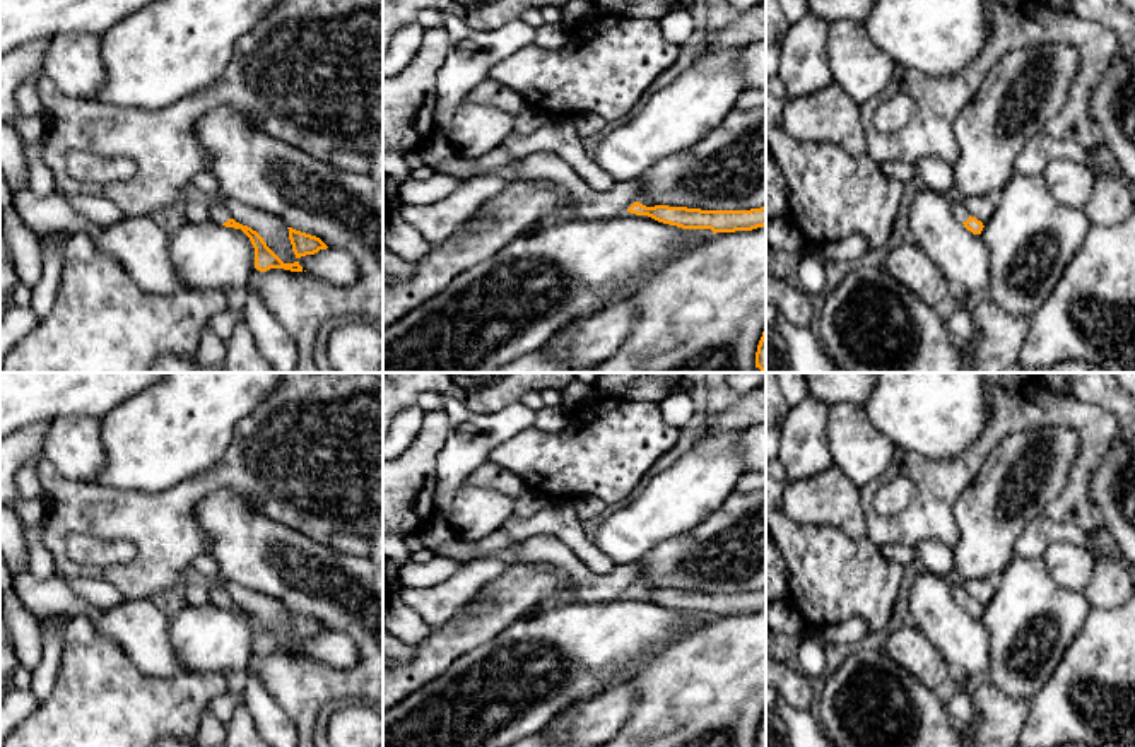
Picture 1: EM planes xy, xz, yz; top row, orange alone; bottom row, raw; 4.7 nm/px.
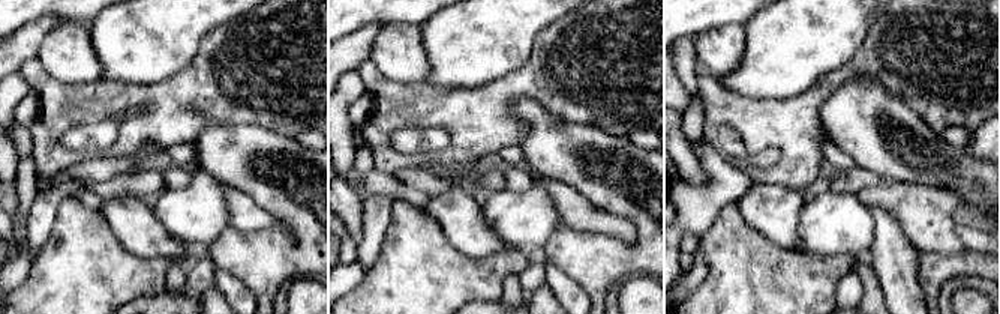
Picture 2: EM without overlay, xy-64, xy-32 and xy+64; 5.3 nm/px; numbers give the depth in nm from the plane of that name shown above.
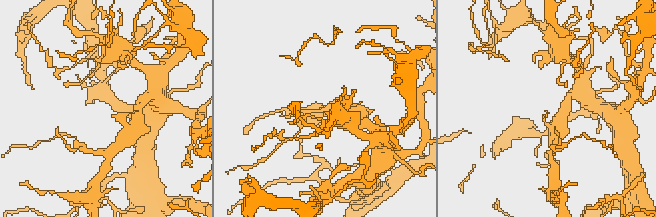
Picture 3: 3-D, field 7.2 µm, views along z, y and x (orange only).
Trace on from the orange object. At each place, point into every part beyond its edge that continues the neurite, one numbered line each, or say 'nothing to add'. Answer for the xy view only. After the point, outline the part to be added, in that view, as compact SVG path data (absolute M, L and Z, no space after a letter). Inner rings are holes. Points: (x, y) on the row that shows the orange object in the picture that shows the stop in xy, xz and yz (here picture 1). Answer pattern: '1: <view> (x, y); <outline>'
1: xy (219, 214); M221 197L207 198L210 205L210 221L217 224L227 222L231 217L229 210L222 205Z

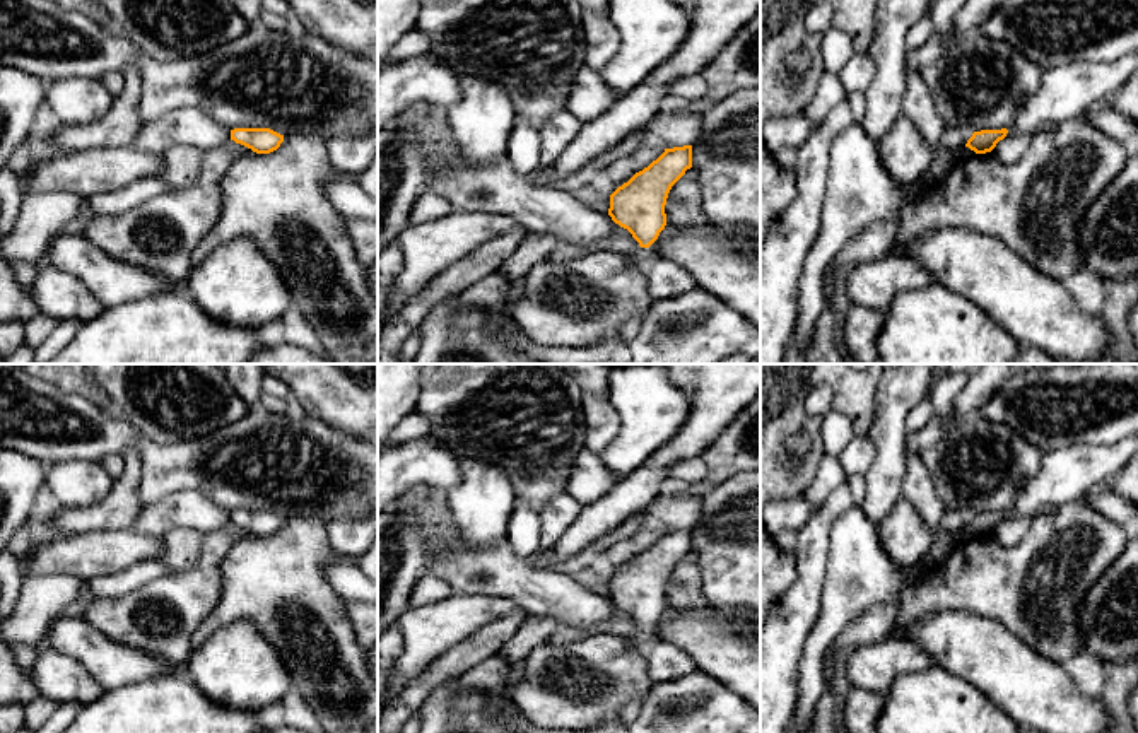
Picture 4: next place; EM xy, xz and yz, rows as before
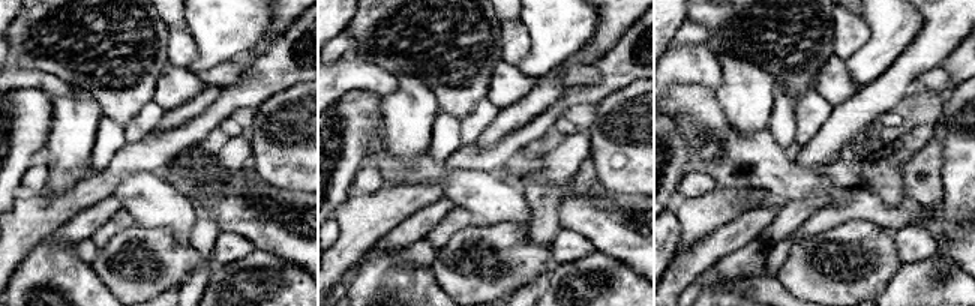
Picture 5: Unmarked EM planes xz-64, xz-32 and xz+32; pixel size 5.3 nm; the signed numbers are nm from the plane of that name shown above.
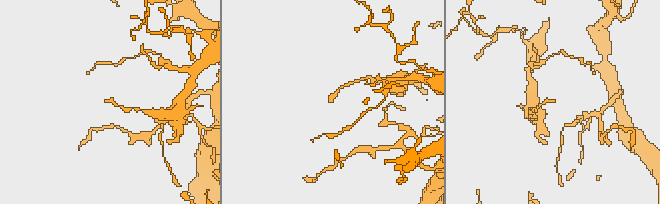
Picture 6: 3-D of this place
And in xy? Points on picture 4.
nothing to add

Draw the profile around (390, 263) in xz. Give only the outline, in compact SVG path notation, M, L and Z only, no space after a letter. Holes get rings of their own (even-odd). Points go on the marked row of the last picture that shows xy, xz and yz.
M393 243L378 256L378 318L381 316L391 287L403 270L403 253Z

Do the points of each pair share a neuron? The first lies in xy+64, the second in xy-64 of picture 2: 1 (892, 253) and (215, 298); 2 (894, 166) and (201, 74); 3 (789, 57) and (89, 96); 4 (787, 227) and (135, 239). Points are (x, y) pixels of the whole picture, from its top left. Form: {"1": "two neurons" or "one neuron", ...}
{"1": "two neurons", "2": "two neurons", "3": "two neurons", "4": "one neuron"}

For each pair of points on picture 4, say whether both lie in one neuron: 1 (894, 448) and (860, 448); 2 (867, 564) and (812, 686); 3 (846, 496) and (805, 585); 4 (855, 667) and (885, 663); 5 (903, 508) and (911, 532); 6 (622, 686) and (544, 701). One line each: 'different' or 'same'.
1: different
2: same
3: same
4: same
5: same
6: same

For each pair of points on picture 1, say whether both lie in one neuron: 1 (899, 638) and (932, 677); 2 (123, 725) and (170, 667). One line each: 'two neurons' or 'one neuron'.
1: one neuron
2: two neurons

